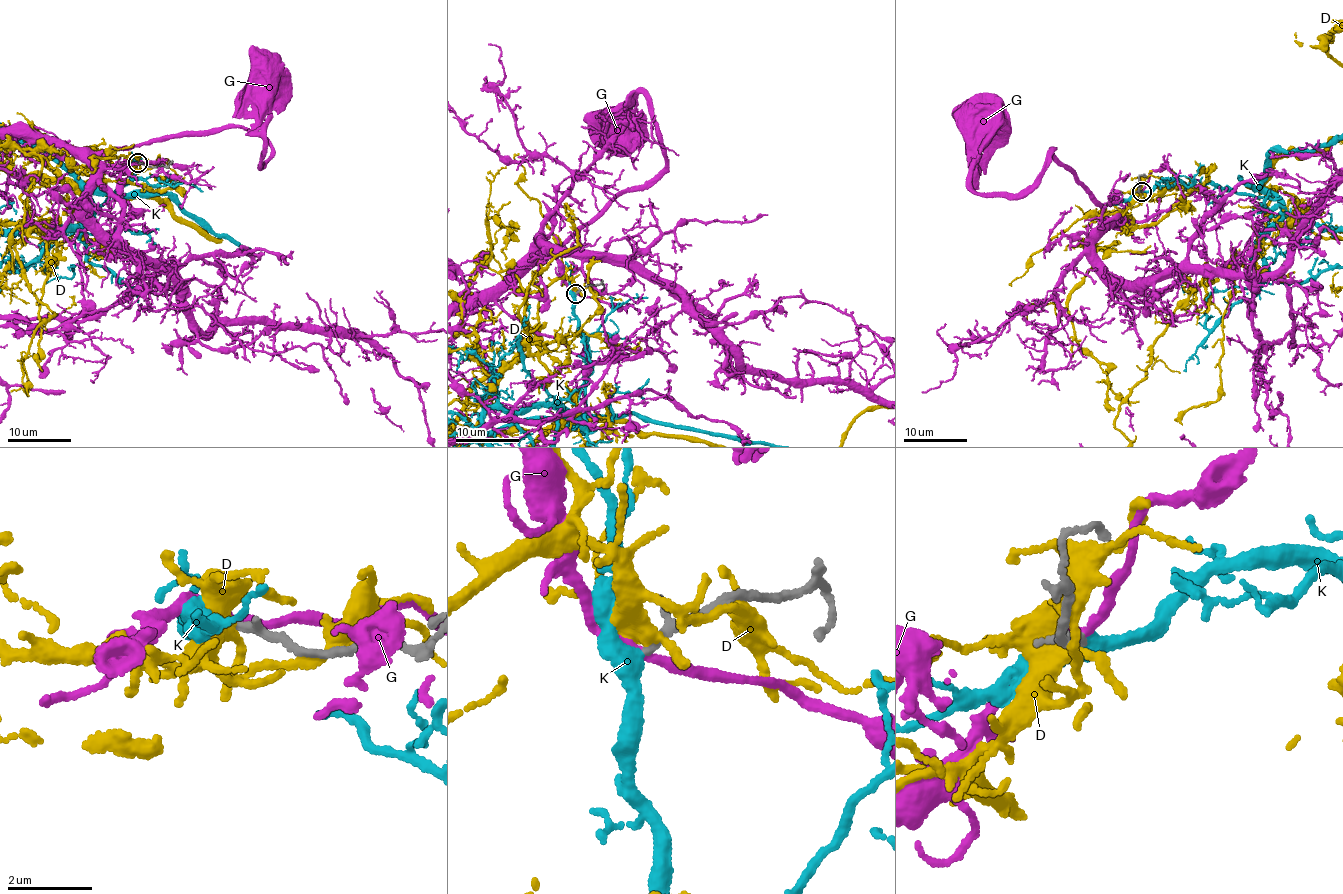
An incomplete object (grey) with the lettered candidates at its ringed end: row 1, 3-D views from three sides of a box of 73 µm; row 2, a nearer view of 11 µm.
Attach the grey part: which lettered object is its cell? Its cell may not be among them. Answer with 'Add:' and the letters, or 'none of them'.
Add: K

